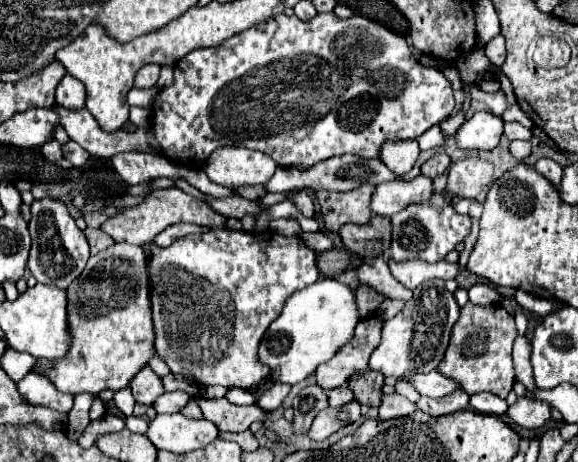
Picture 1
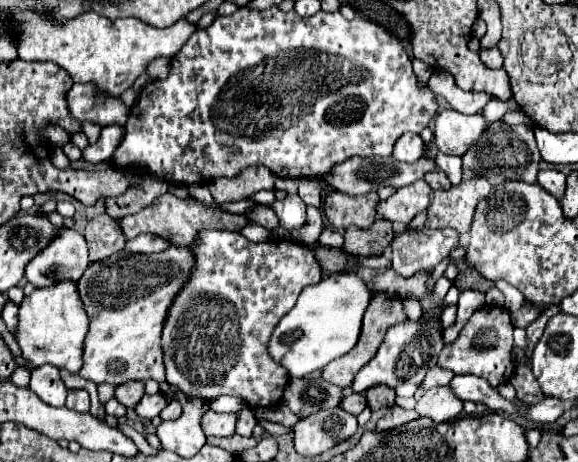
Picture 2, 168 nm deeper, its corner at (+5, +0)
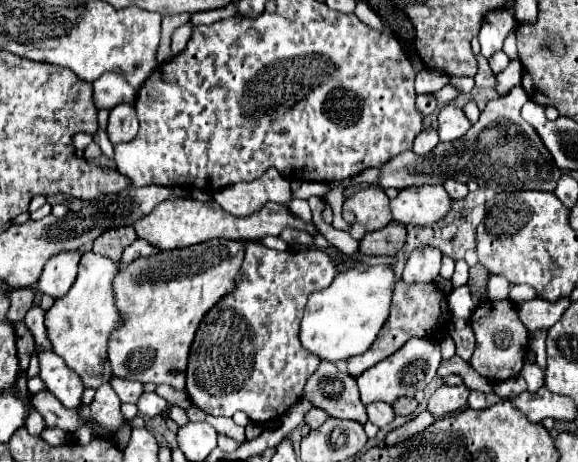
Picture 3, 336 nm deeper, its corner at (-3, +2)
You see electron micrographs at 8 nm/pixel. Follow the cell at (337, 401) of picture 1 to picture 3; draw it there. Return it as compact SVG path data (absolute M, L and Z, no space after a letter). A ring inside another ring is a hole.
M374 402L374 404L366 406L366 410L368 410L370 422L376 424L376 426L382 426L382 428L388 426L396 418L392 406L390 404L384 404L384 402Z

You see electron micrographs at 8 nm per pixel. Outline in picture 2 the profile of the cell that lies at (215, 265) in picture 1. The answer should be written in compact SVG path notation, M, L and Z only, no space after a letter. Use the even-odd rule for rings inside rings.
M206 230L198 232L198 240L190 246L194 268L190 280L172 300L162 330L162 354L166 380L184 394L214 400L222 394L240 396L252 408L268 408L280 402L288 382L286 370L268 356L266 344L280 318L296 304L304 286L320 282L322 270L308 246L290 240L250 242L238 232Z

